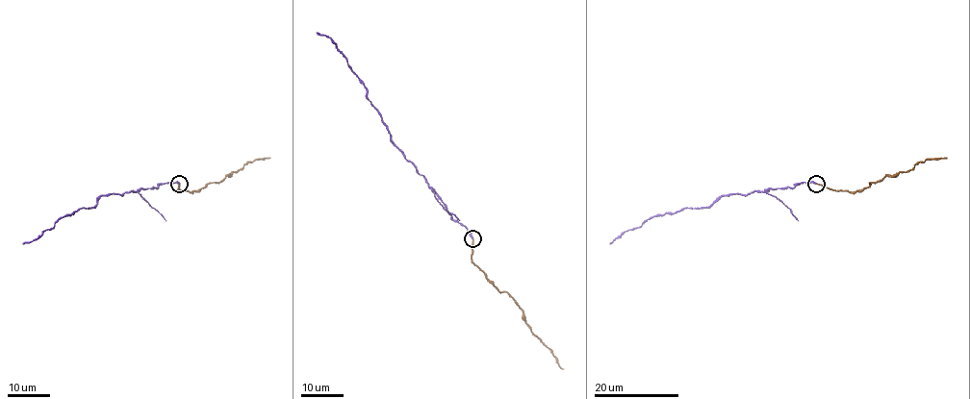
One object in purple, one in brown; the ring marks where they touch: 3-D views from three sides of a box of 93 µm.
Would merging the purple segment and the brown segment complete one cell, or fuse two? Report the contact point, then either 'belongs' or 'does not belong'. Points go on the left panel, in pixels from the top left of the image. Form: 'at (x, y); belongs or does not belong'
at (179, 184); belongs

